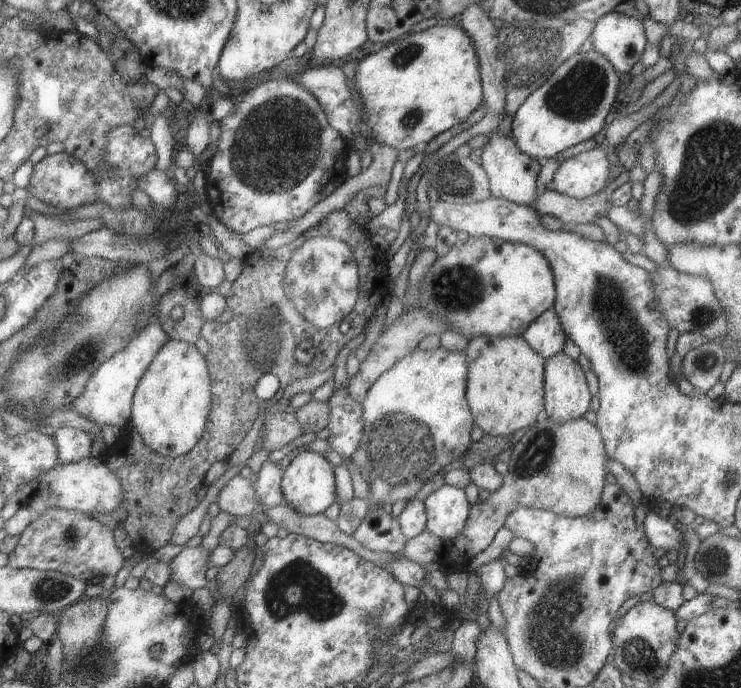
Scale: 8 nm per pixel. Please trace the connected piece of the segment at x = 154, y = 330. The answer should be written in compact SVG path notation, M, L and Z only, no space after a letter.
M160 319L151 320L141 332L128 341L127 346L100 364L86 382L83 392L73 399L72 409L77 415L94 422L97 426L117 426L121 430L130 420L131 399L138 378L145 372L152 356L169 339L163 332Z

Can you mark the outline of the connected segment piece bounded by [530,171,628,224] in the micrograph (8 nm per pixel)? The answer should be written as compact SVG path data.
M624 171L603 190L582 199L567 196L549 187L543 188L530 206L539 216L549 215L563 224L591 223L597 217L603 217L606 210L609 210L609 194L623 182L628 182L627 172Z

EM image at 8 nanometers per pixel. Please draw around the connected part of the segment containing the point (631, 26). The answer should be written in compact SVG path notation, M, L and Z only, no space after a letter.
M611 11L593 24L592 50L603 55L617 72L629 72L647 43L641 21Z

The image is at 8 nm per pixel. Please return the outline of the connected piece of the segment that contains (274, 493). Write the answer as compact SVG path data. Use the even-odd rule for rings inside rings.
M266 459L262 462L259 471L256 472L255 494L261 504L268 507L277 506L285 500L280 490L280 480L283 472L278 463Z

